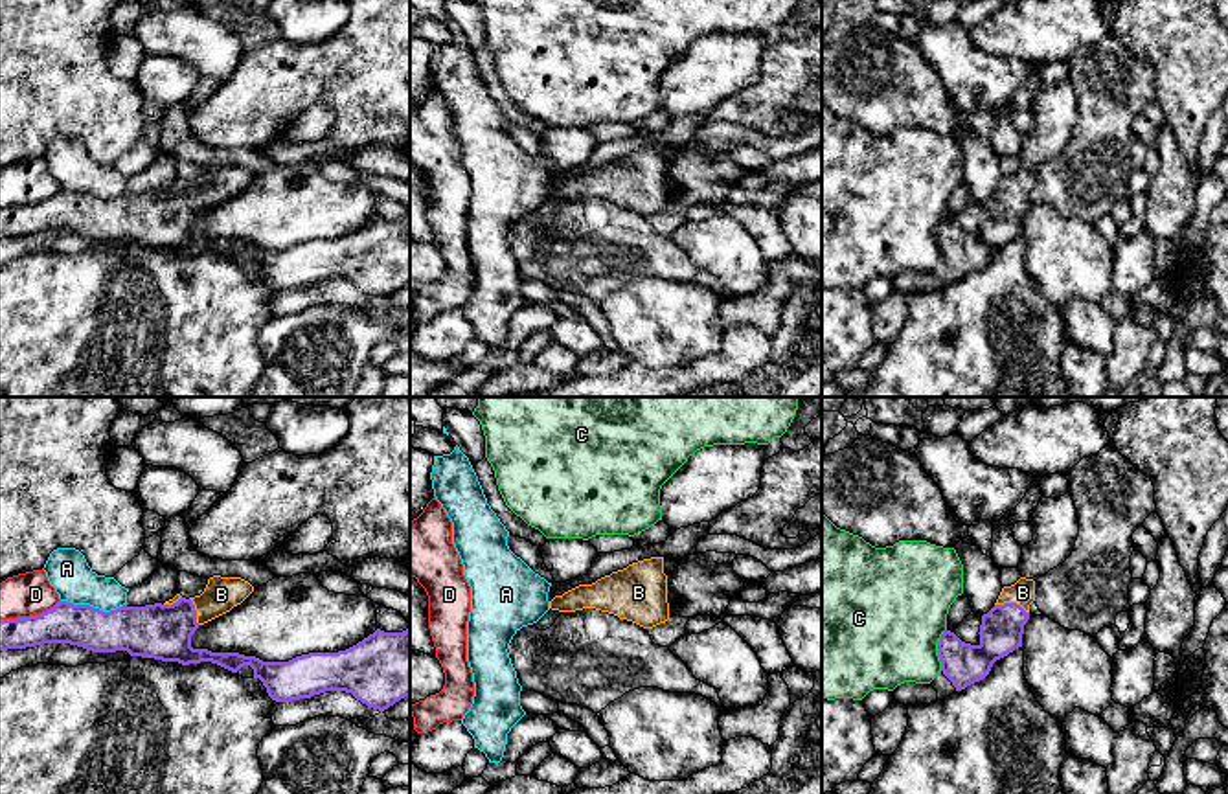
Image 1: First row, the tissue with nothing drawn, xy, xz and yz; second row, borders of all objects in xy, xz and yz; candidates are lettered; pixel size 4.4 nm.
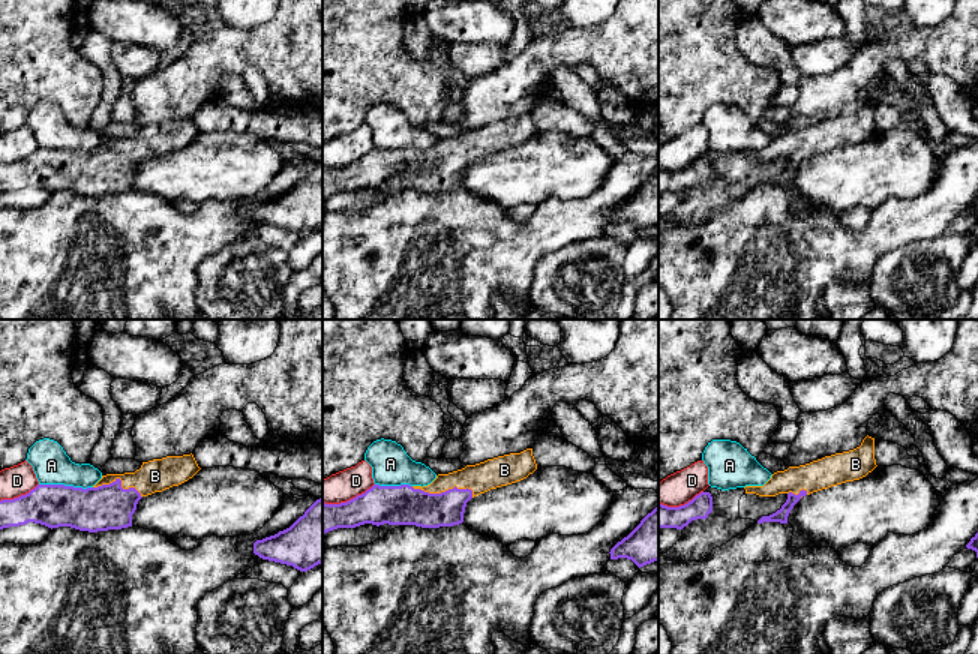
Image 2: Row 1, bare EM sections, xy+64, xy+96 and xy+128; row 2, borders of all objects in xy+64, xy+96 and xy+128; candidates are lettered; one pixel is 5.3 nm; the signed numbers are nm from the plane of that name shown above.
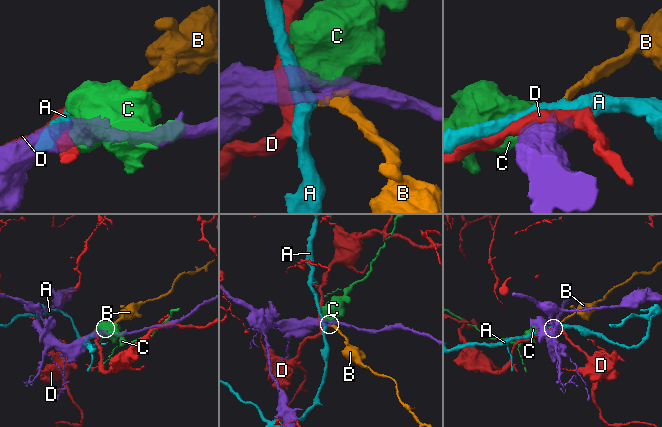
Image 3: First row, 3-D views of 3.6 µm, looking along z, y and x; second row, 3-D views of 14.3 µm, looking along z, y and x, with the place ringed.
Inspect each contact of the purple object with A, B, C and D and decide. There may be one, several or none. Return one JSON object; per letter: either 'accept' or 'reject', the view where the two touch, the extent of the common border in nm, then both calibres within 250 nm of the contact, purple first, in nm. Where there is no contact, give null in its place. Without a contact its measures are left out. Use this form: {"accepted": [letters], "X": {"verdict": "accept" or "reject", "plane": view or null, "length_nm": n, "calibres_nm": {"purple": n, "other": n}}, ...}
{"accepted": ["B"], "A": {"verdict": "reject", "plane": "xy", "length_nm": 280, "calibres_nm": {"purple": 220, "other": 190}}, "B": {"verdict": "accept", "plane": "yz", "length_nm": 160, "calibres_nm": {"purple": 190, "other": 110}}, "C": {"verdict": "reject", "plane": "yz", "length_nm": 190, "calibres_nm": {"purple": 190, "other": 480}}, "D": {"verdict": "reject", "plane": "xy", "length_nm": 280, "calibres_nm": {"purple": 190, "other": 190}}}

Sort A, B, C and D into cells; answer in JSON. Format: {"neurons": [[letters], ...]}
{"neurons": [["A"], ["B"], ["C"], ["D"]]}

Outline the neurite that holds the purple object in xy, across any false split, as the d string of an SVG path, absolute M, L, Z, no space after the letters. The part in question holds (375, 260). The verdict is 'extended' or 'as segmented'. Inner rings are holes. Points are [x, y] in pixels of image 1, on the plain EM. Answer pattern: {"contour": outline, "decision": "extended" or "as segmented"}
{"contour": "M213 164L200 184L173 187L145 195L119 195L103 200L90 193L59 189L53 197L29 206L0 208L0 239L26 237L44 232L70 232L92 241L127 239L131 244L178 250L182 254L211 250L232 261L250 254L254 267L259 267L267 281L276 290L311 287L325 279L346 279L368 296L384 300L404 285L410 285L410 215L403 221L384 221L377 217L357 233L338 241L309 241L289 250L263 250L239 241L211 241L193 237L195 219L241 193L254 175L241 165Z", "decision": "extended"}

